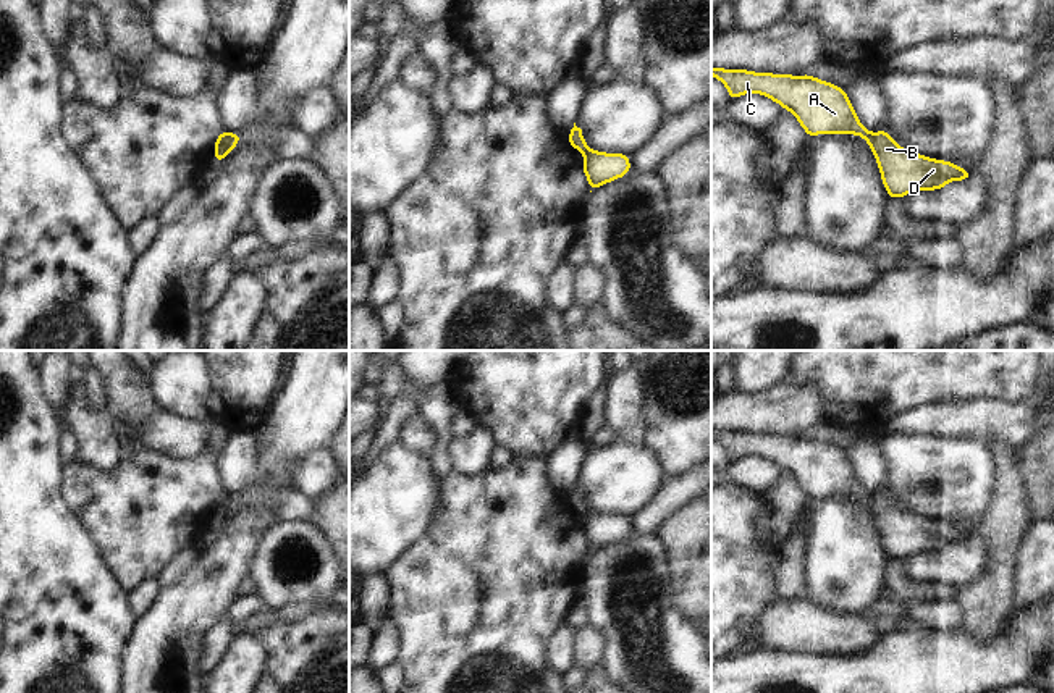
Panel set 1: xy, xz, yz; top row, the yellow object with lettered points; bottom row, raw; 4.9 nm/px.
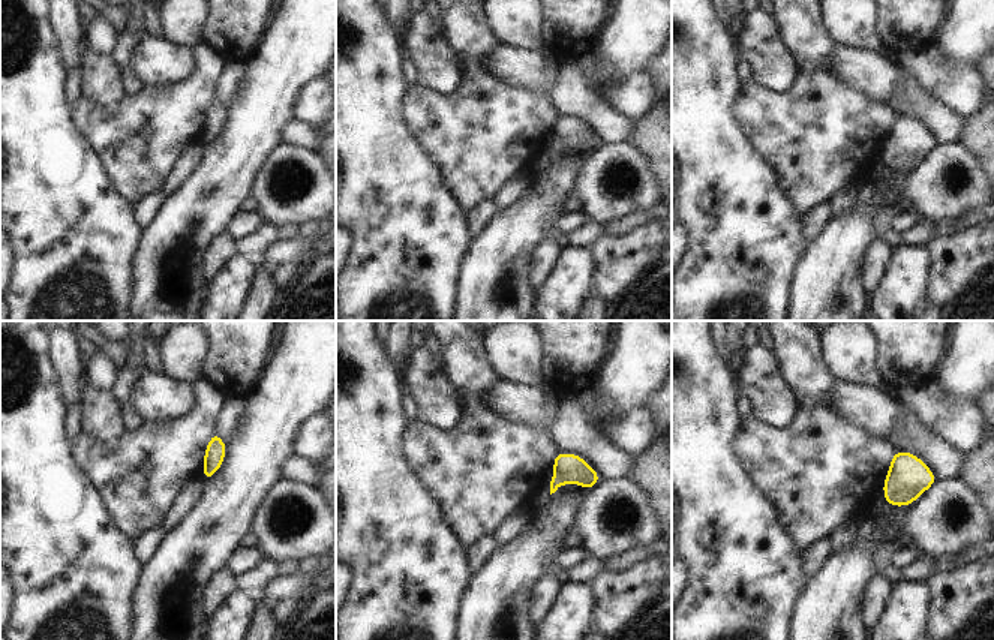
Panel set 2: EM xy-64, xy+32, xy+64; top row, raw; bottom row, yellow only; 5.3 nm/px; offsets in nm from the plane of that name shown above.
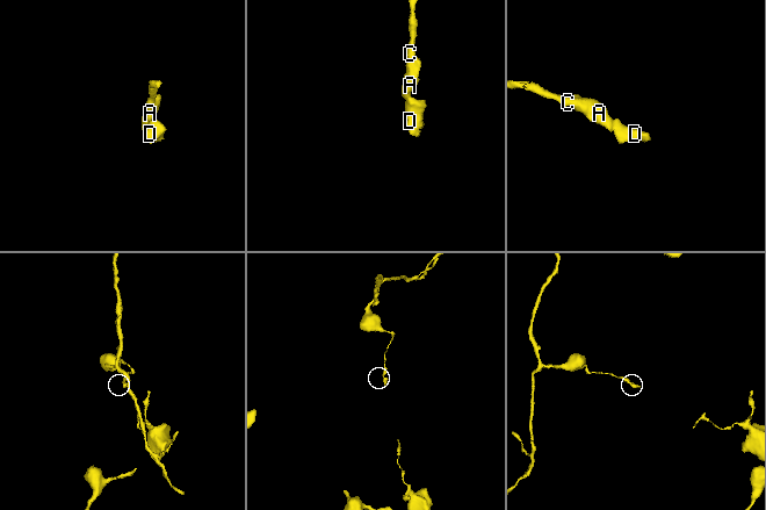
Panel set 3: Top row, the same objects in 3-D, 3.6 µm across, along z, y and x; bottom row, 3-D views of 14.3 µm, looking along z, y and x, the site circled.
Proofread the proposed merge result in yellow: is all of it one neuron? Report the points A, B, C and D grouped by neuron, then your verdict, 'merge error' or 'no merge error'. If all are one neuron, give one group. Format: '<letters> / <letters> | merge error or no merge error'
A C / B D | merge error

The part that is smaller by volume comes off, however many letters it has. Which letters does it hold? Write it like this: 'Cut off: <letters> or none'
Cut off: B, D

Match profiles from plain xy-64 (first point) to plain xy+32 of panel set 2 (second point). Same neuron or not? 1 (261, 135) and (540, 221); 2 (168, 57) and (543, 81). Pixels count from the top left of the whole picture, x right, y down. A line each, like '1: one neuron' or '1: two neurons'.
1: one neuron
2: one neuron

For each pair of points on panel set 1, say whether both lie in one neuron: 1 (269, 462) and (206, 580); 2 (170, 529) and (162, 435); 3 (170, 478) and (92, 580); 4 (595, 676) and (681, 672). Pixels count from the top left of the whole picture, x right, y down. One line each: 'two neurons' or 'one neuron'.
1: one neuron
2: two neurons
3: two neurons
4: two neurons

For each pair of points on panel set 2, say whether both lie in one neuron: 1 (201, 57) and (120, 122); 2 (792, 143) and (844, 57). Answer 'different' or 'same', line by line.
1: same
2: different

